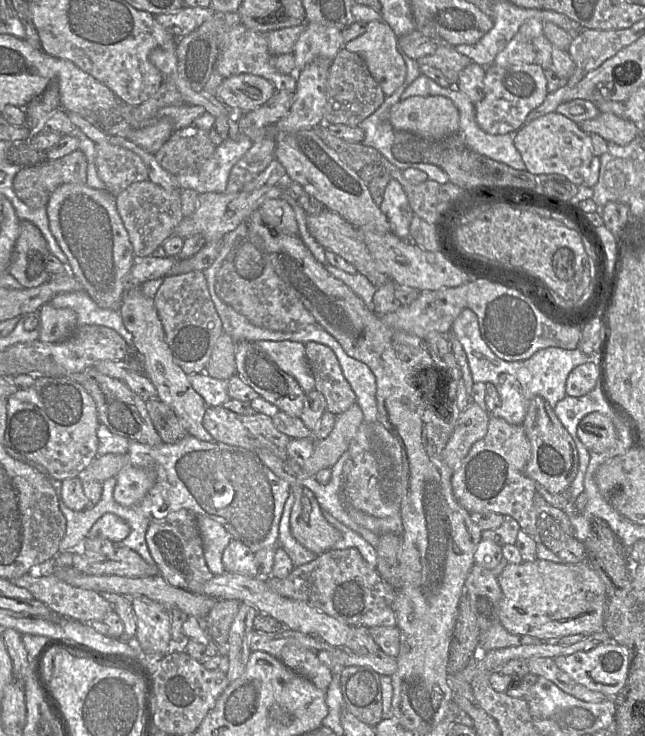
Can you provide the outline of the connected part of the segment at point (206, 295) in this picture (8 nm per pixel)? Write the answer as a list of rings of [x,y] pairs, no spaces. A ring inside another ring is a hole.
[[[203,271],[165,276],[153,299],[175,362],[187,375],[205,372],[215,344],[224,330]]]

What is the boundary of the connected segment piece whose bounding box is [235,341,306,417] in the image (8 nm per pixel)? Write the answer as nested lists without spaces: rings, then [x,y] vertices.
[[[255,342],[236,343],[235,363],[237,374],[262,398],[292,417],[300,417],[306,394],[294,377],[284,372]]]

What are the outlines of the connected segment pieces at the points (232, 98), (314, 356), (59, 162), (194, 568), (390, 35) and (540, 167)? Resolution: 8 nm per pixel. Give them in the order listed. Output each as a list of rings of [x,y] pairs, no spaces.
[[[241,74],[223,80],[216,97],[237,113],[247,113],[262,106],[276,93],[264,77]]]
[[[317,342],[306,343],[305,351],[315,389],[325,397],[327,410],[337,416],[345,413],[357,403],[357,397],[345,379],[335,353]]]
[[[76,150],[56,160],[22,167],[13,180],[14,192],[30,208],[45,207],[60,185],[86,184],[87,165],[84,153]]]
[[[182,508],[164,518],[152,520],[146,532],[146,542],[159,574],[170,585],[192,593],[200,593],[202,585],[214,577],[204,558],[197,515],[191,510]]]
[[[384,20],[368,22],[366,31],[344,46],[347,50],[362,57],[386,96],[392,95],[404,83],[407,76],[407,67],[399,48],[399,38]]]
[[[556,111],[523,125],[516,132],[514,145],[521,155],[526,170],[531,174],[560,174],[577,186],[589,175],[589,166],[593,158],[589,134],[585,133],[578,123]]]

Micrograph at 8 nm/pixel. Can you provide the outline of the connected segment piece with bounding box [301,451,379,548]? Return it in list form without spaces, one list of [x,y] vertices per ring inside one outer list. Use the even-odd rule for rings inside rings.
[[[346,451],[338,462],[331,468],[331,479],[327,484],[319,483],[315,476],[302,476],[301,484],[309,488],[315,495],[322,511],[329,512],[345,526],[362,536],[373,547],[377,547],[379,535],[362,527],[347,513],[342,502],[342,472],[349,457]]]

